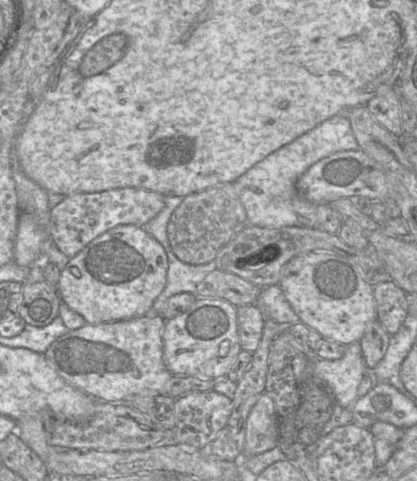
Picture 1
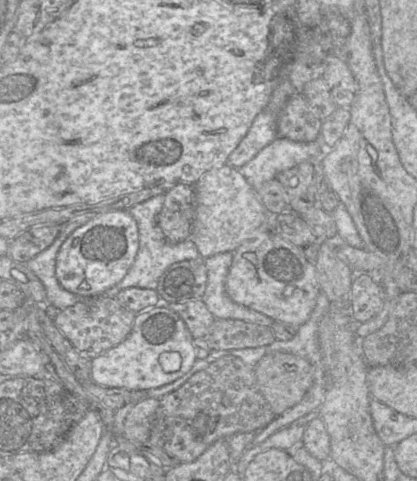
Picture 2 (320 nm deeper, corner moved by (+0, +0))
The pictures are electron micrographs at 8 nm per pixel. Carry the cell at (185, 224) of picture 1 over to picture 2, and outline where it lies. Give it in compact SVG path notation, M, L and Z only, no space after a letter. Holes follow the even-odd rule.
M178 183L164 196L162 209L156 218L158 227L170 243L189 239L195 210L193 185Z

